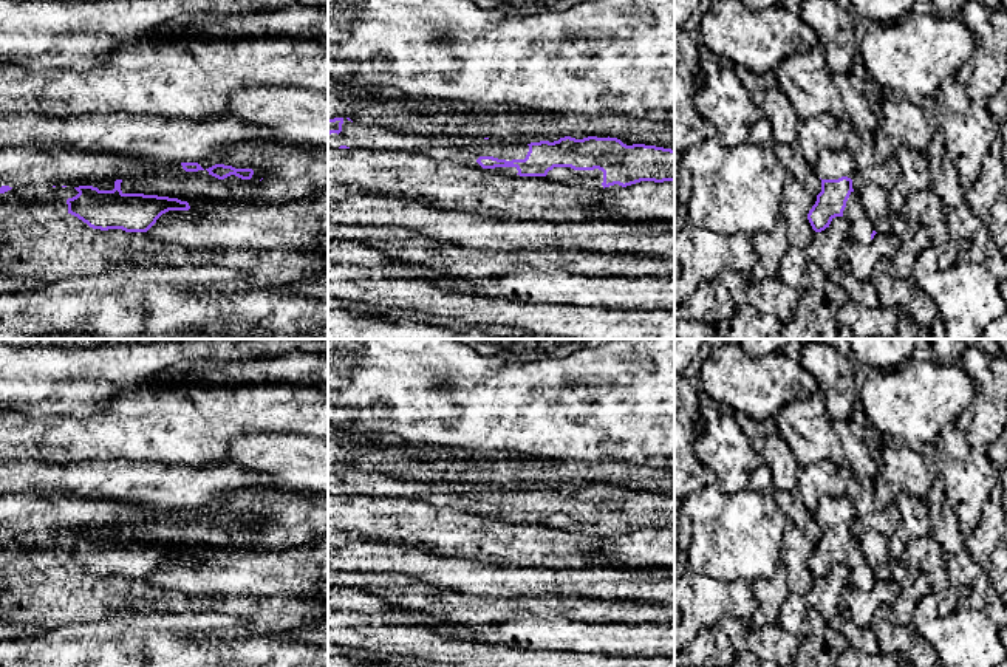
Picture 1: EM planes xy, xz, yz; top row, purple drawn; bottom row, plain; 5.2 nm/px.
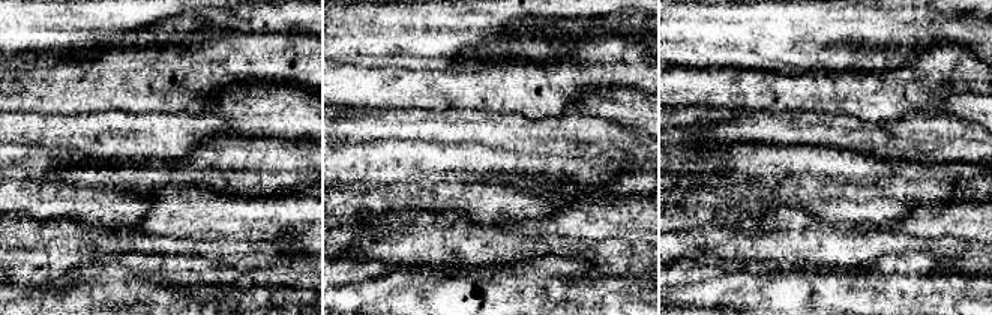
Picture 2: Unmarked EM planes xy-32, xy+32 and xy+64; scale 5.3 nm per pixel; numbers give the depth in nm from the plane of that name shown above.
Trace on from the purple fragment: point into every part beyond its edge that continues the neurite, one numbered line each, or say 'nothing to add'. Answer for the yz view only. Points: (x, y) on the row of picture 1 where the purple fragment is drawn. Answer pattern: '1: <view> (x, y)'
1: yz (831, 164)
2: yz (860, 226)

